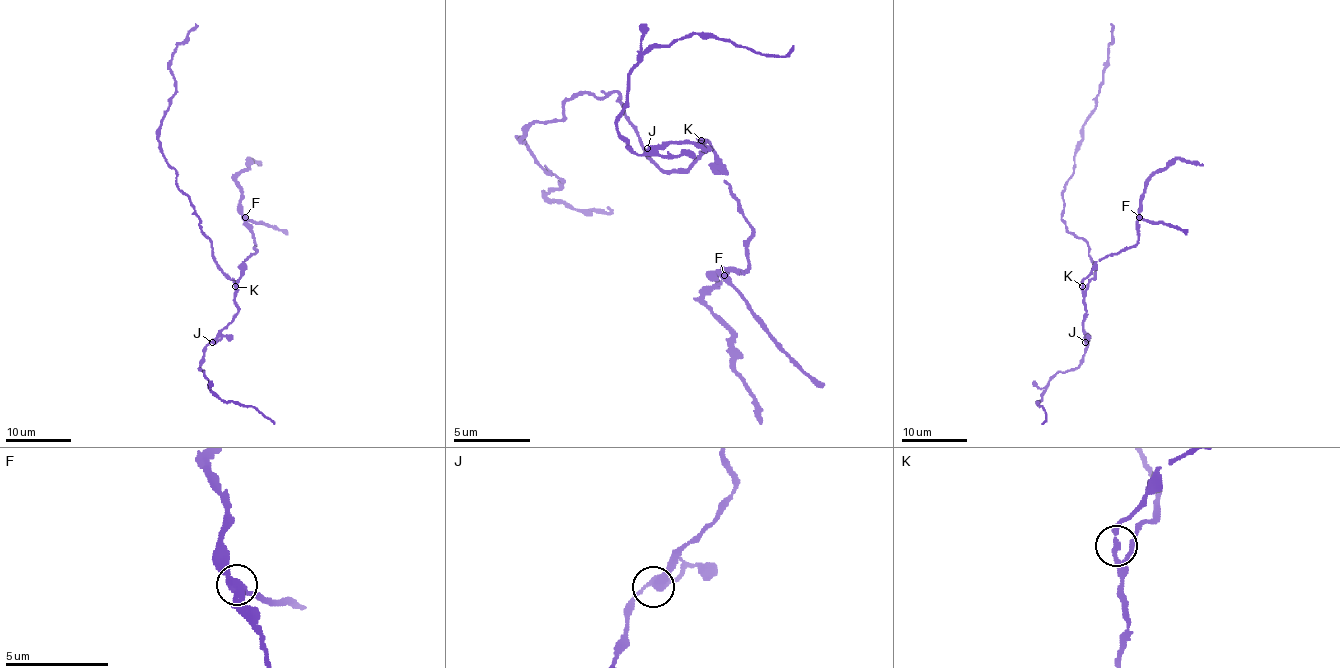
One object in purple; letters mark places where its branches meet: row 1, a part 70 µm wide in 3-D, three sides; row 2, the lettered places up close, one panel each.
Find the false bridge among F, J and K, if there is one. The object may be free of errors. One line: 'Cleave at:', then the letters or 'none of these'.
Cleave at: F

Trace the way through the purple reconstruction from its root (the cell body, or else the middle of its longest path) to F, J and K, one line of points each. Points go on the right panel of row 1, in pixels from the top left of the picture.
F: (1087, 244), (1095, 275), (1085, 288), (1082, 280), (1099, 260), (1130, 249), (1136, 242), (1140, 217)
J: (1087, 244), (1095, 275), (1087, 283), (1084, 296), (1085, 342)
K: (1087, 244), (1095, 275), (1085, 288), (1082, 286)

